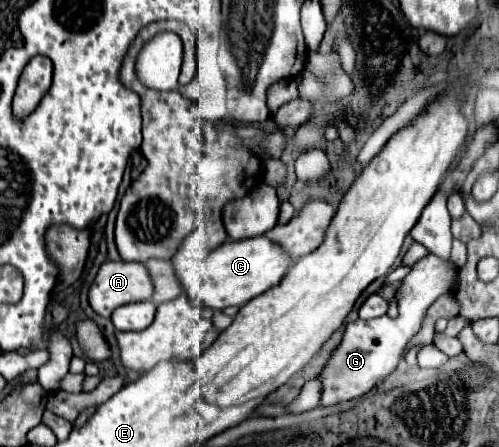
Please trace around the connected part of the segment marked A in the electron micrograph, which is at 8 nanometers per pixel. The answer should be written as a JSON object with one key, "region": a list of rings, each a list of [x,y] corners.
{"region":[[[104,262],[90,288],[88,300],[96,314],[110,318],[114,308],[152,300],[154,284],[140,262]]]}

